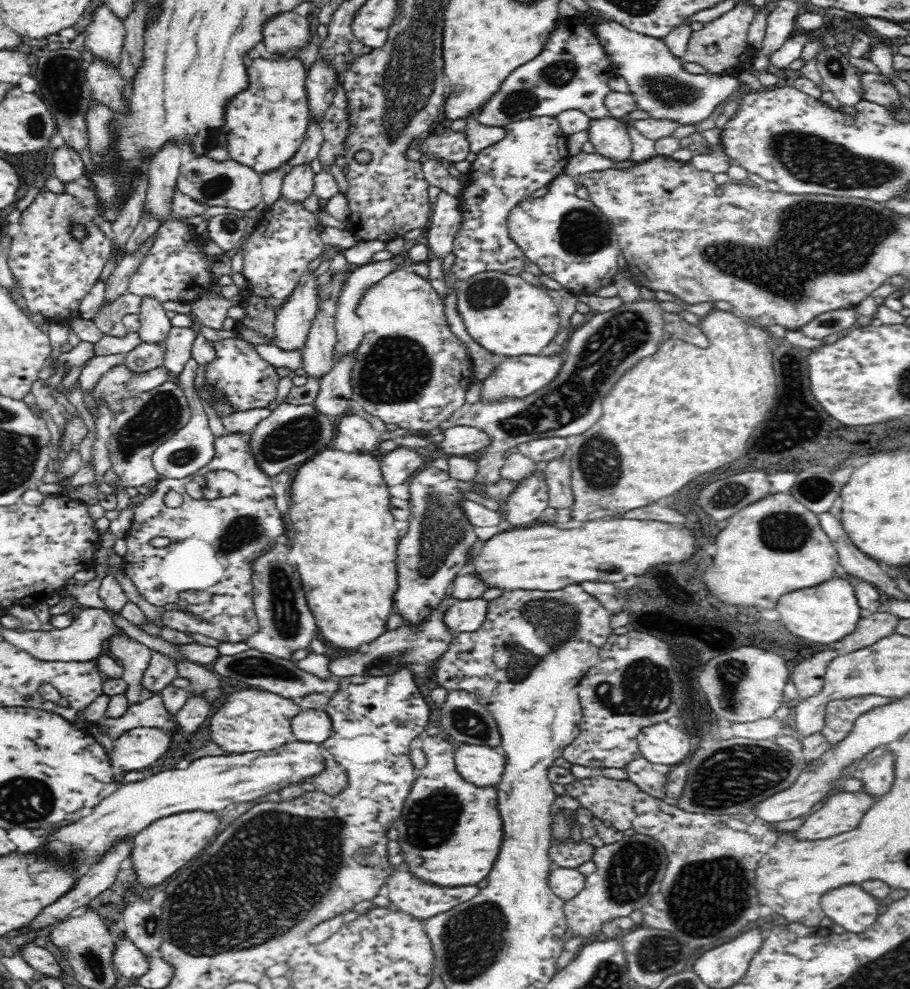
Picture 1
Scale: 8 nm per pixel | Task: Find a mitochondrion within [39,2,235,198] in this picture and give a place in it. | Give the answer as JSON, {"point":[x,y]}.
{"point":[64,96]}

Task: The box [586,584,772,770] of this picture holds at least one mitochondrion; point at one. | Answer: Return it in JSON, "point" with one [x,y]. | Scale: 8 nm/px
{"point":[638,696]}

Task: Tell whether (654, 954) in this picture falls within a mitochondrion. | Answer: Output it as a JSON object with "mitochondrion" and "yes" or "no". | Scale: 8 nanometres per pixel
{"mitochondrion":"yes"}

